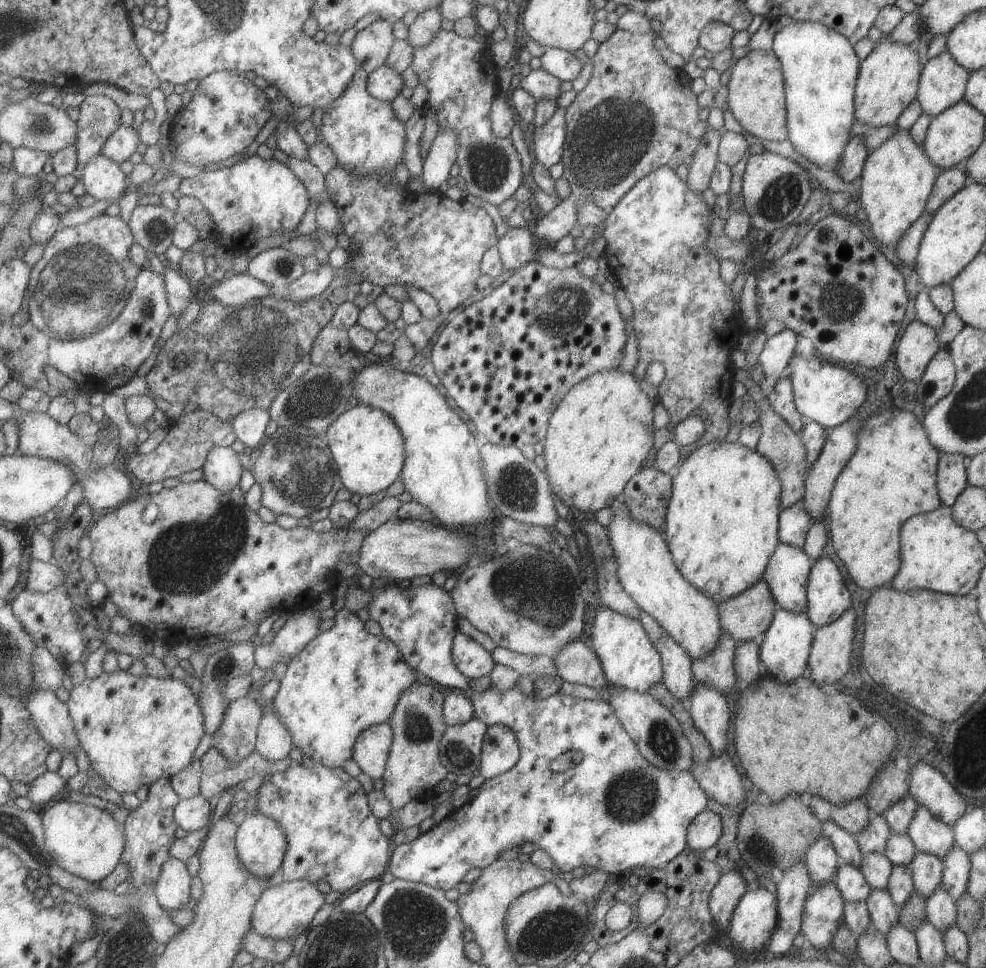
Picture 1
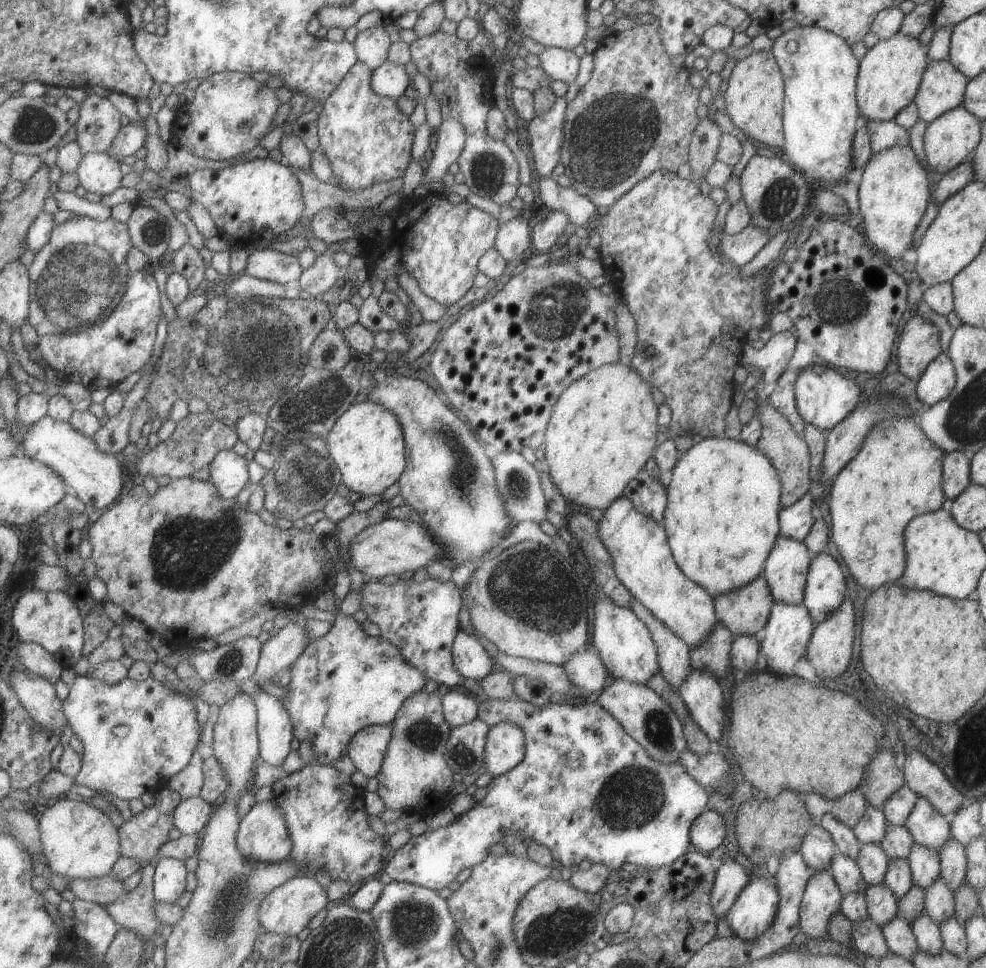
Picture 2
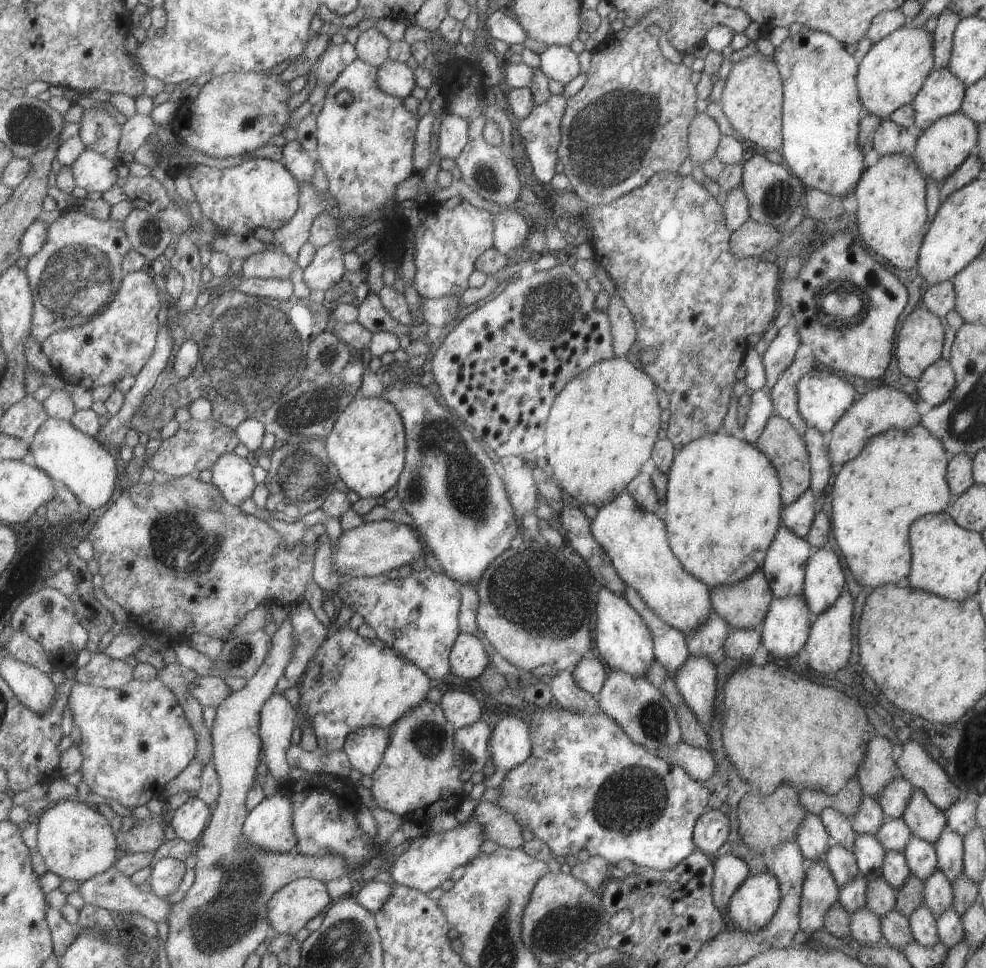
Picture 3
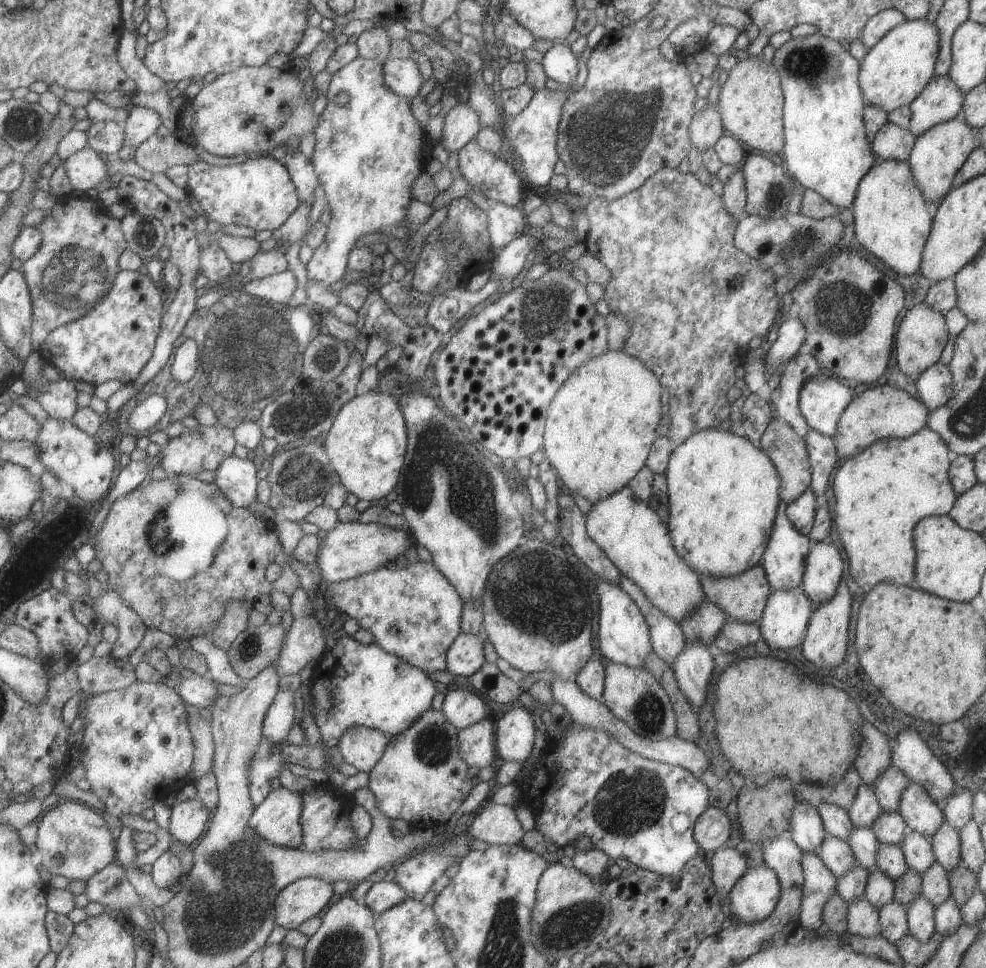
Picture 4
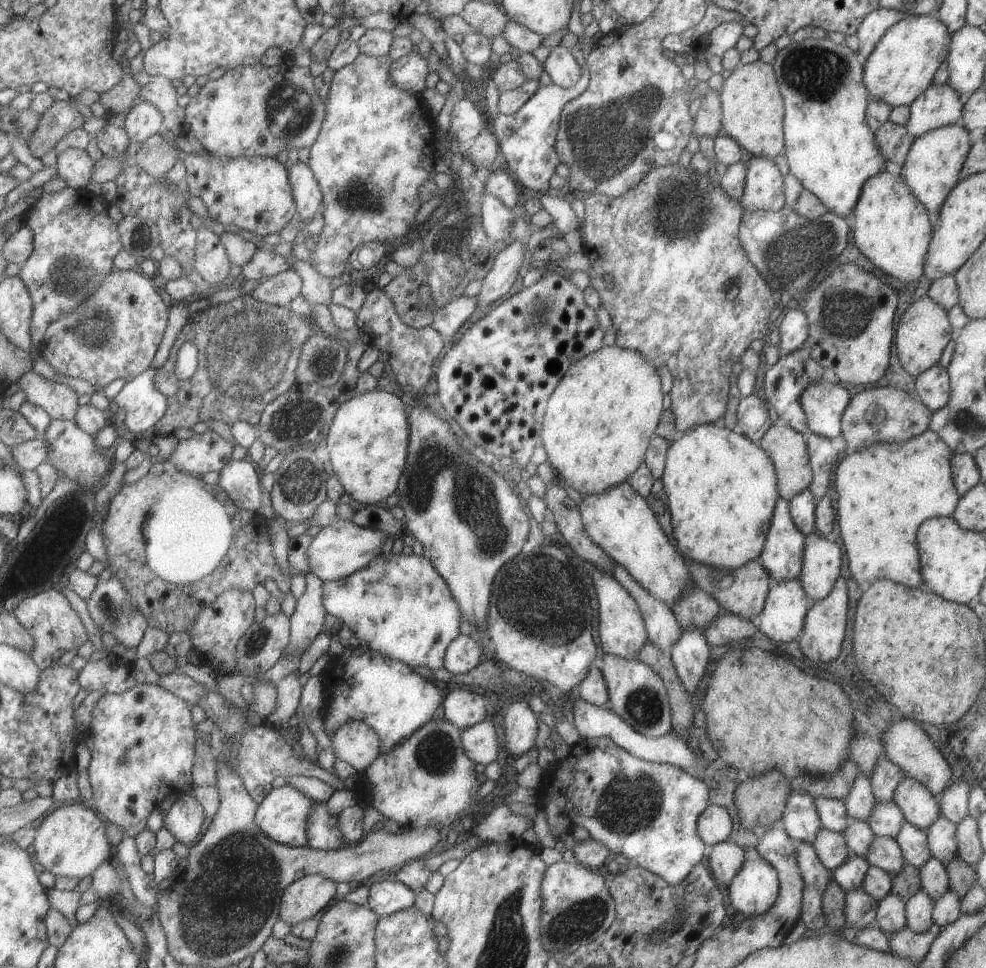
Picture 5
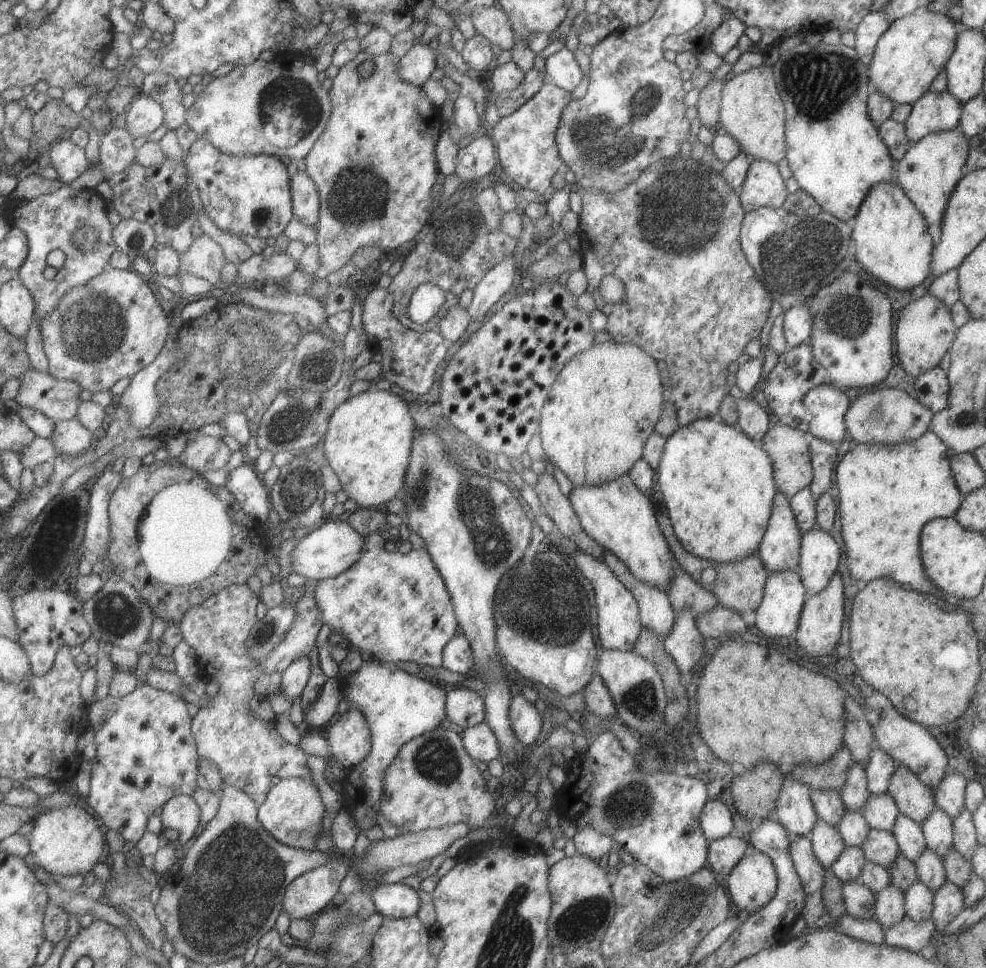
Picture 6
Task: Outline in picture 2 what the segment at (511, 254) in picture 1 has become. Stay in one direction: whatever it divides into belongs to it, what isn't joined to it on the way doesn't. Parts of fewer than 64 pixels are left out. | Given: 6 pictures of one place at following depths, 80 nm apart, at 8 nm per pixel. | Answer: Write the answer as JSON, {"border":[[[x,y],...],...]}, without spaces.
{"border":[[[520,215],[511,218],[507,222],[499,224],[496,229],[494,248],[505,258],[505,261],[519,256],[531,255],[531,228]]]}

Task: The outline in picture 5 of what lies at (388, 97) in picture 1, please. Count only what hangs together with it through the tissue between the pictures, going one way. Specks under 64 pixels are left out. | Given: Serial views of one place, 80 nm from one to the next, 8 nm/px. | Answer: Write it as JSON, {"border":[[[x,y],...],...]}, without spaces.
{"border":[[[414,50],[391,61],[388,68],[389,76],[399,91],[418,95],[425,88],[424,82],[430,71],[427,61]]]}

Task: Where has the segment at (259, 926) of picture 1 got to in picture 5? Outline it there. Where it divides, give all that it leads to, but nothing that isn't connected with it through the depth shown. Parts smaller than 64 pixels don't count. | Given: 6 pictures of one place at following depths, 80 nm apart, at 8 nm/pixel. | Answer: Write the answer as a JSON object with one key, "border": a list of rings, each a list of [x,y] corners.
{"border":[[[305,875],[286,886],[279,918],[289,926],[317,917],[336,896],[336,882],[323,875]]]}

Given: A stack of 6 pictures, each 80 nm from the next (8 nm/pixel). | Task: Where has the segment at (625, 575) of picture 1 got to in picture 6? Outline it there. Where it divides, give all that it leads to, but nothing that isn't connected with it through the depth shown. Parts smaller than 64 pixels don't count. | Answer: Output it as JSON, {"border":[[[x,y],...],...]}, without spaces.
{"border":[[[628,474],[616,478],[614,481],[606,482],[597,486],[573,487],[567,497],[572,504],[573,510],[579,519],[581,528],[605,551],[613,554],[629,569],[629,572],[641,582],[649,583],[652,587],[662,590],[665,594],[670,587],[672,574],[676,566],[676,560],[669,550],[667,541],[663,537],[657,518],[653,513],[652,503],[649,497],[641,494],[631,482]]]}

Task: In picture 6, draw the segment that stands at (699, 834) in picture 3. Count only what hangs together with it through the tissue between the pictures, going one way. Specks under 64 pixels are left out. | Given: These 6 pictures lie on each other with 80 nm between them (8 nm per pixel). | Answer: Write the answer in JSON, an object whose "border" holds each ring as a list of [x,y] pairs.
{"border":[[[708,799],[698,816],[703,836],[708,842],[726,837],[733,830],[732,818],[722,802]]]}

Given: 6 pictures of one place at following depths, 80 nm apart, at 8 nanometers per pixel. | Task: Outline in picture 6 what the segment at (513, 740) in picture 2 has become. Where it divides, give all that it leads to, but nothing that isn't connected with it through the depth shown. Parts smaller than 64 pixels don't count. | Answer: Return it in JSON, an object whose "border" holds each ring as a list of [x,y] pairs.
{"border":[[[523,695],[511,697],[508,708],[508,721],[515,738],[525,748],[533,744],[539,736],[542,718],[538,710],[525,700]]]}

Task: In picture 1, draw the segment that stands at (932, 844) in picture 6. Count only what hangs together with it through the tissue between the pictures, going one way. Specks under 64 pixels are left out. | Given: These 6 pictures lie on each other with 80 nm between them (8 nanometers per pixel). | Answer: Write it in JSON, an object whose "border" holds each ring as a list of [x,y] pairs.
{"border":[[[953,845],[942,858],[942,881],[940,887],[956,901],[967,888],[970,862],[968,854]]]}

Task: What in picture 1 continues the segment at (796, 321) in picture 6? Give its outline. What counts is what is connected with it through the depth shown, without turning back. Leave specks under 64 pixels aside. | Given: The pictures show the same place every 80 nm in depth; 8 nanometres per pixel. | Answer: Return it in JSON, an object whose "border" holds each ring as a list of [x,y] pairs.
{"border":[[[782,329],[766,338],[758,356],[758,364],[763,373],[762,380],[758,385],[764,396],[771,392],[775,383],[786,372],[796,347],[796,335],[792,330]]]}

